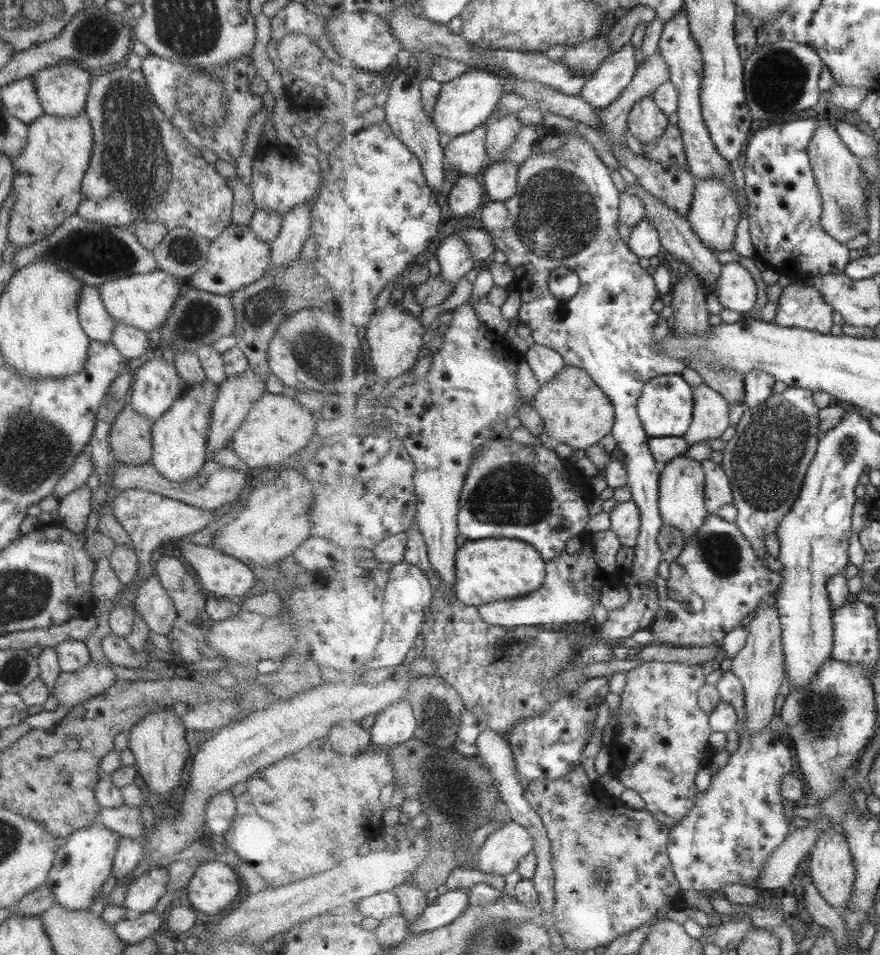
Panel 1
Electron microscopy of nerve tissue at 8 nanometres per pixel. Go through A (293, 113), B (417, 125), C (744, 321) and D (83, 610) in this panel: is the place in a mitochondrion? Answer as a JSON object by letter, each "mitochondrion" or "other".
{"A":"other","B":"other","C":"other","D":"other"}

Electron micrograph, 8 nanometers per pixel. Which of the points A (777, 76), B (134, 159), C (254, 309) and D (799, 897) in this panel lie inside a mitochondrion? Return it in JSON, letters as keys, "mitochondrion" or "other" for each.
{"A":"mitochondrion","B":"mitochondrion","C":"mitochondrion","D":"other"}

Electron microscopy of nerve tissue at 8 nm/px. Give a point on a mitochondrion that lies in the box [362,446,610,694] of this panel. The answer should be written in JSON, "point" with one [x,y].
{"point":[510,495]}

